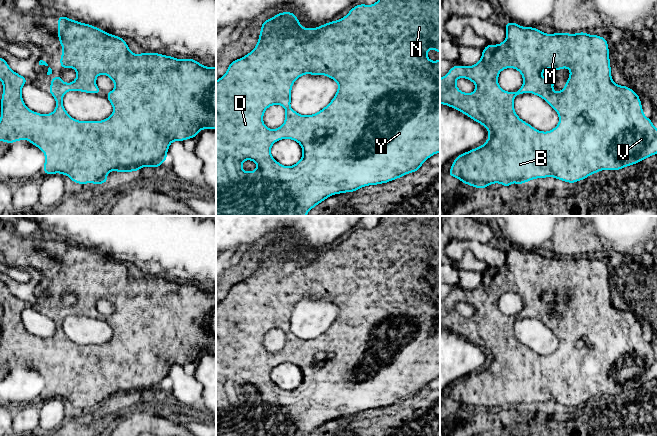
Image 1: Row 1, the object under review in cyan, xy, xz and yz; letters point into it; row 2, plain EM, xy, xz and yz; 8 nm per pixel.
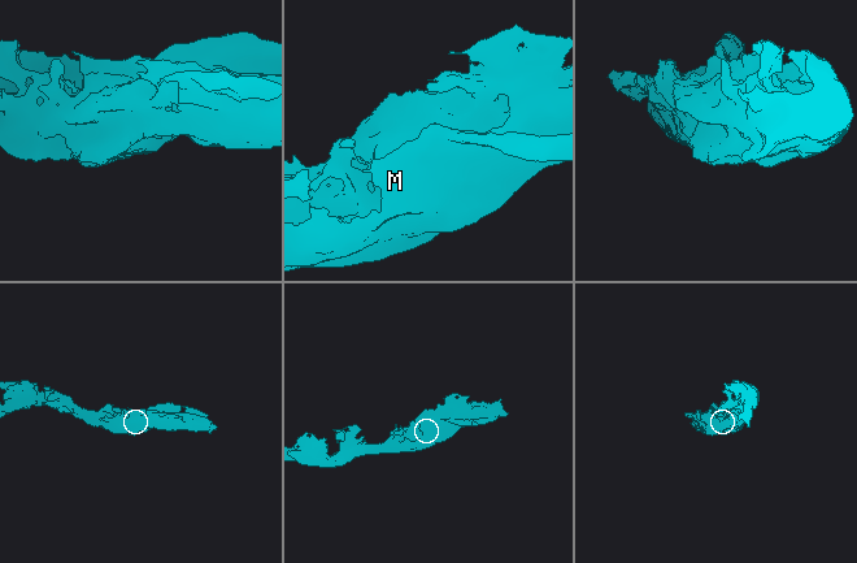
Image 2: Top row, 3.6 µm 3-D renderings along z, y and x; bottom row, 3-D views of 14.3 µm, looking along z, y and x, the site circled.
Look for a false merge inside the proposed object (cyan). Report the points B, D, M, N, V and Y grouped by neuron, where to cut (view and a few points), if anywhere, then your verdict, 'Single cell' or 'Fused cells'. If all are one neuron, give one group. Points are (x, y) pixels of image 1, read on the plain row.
Groups: B D M N V Y. No split. Single cell

